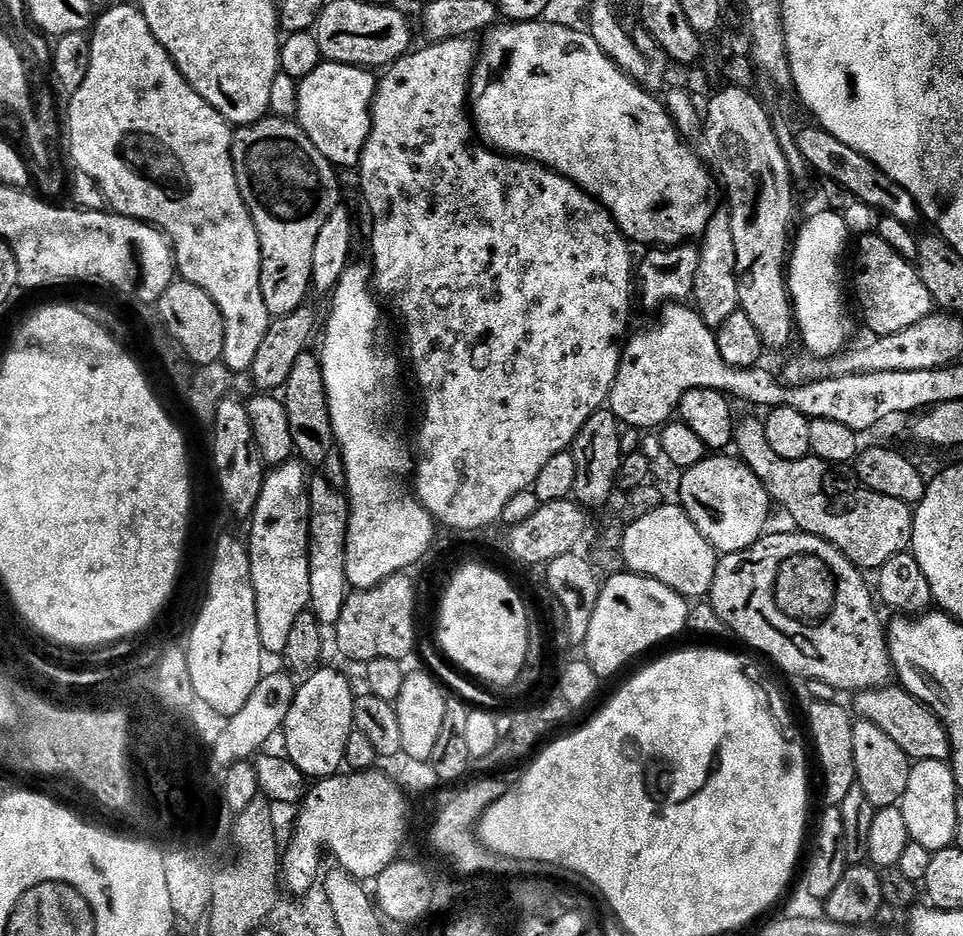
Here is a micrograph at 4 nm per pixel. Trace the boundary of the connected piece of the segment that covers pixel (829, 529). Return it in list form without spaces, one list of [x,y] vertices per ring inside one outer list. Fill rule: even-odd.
[[[740,418],[737,421],[734,448],[737,448],[739,459],[747,464],[748,469],[759,478],[769,497],[777,505],[780,504],[796,519],[795,527],[802,532],[809,532],[812,536],[820,536],[823,540],[829,540],[835,548],[843,550],[852,563],[861,569],[878,570],[890,558],[894,558],[899,552],[909,551],[912,542],[912,513],[913,505],[906,502],[898,502],[898,498],[886,498],[886,494],[878,494],[870,490],[865,484],[860,483],[855,475],[846,473],[839,467],[819,460],[817,456],[808,455],[804,460],[787,461],[780,458],[771,449],[767,440],[765,421],[756,418]]]

